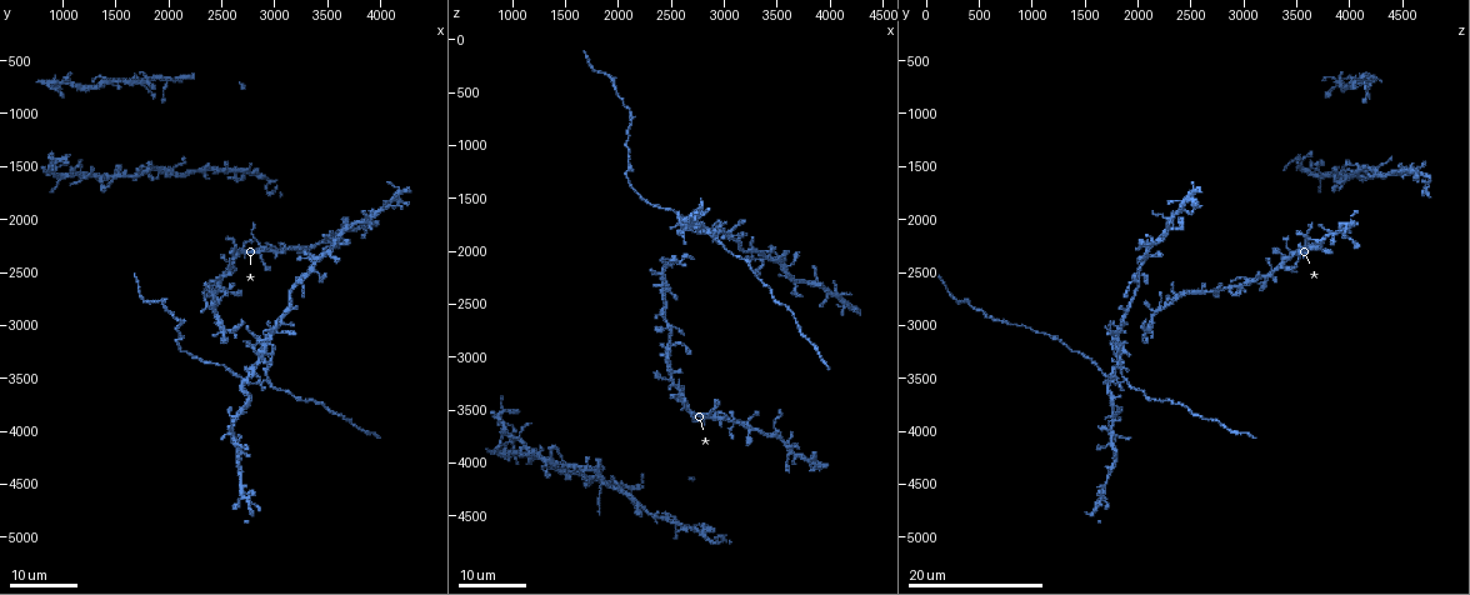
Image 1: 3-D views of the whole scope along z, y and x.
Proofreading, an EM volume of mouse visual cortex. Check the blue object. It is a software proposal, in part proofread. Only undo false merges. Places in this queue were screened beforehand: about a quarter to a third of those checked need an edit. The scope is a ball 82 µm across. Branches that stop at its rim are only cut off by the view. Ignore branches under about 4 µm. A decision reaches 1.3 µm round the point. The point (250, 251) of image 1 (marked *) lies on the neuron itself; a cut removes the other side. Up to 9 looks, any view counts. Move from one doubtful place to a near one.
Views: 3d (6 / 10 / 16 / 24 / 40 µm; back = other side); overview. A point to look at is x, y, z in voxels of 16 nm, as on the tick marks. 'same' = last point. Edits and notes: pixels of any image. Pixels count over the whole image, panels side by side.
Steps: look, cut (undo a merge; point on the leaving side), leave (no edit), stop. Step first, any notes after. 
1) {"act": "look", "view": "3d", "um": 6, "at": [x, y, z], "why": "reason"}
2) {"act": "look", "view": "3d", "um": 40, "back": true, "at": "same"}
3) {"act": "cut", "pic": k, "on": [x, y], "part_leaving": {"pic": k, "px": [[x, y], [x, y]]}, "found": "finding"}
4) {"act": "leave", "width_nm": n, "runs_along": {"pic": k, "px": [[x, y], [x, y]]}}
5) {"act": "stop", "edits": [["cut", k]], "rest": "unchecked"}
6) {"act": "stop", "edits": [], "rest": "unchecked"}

{"act": "look", "view": "3d", "um": 16, "at": [2800, 2180, 3600], "why": "three arms meet"}

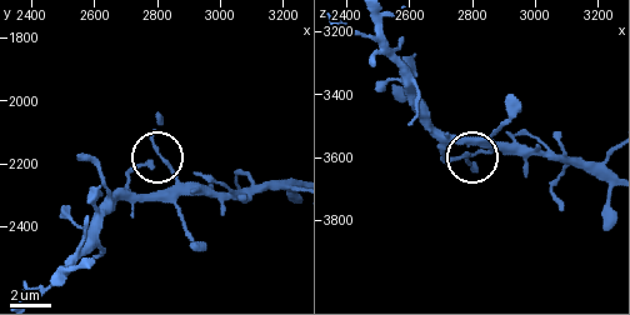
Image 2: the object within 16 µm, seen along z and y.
{"act": "look", "view": "3d", "um": 10, "at": "same"}

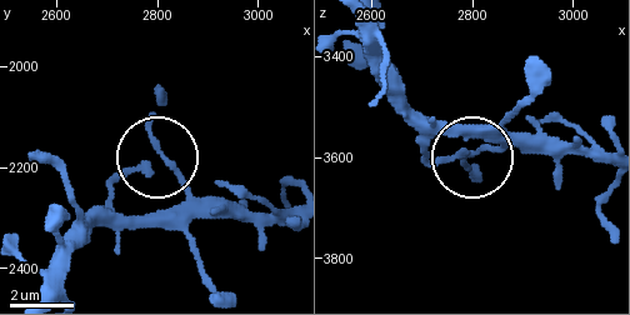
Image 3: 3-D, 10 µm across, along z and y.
{"act": "leave", "side_arm_um": 62, "arms": 3, "found": "one neuron here"}

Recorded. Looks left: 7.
{"act": "look", "view": "3d", "um": 16, "at": [2960, 3120, 1780], "why": "three arms meet"}

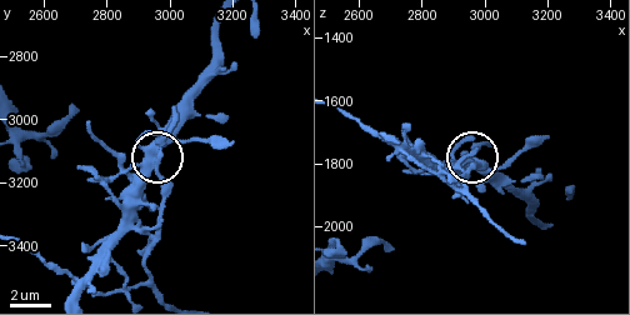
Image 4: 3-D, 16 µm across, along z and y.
{"act": "look", "view": "3d", "um": 6, "at": "same", "why": "closer look"}

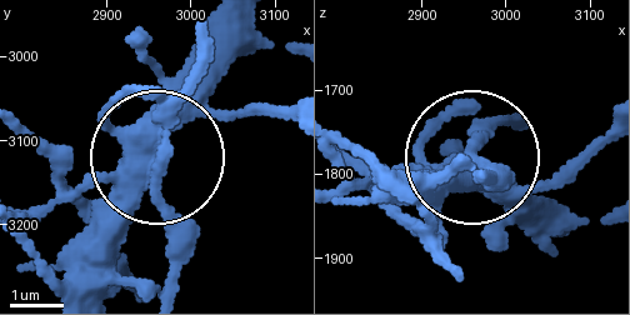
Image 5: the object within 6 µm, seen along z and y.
{"act": "leave", "side_arm_um": 37, "found": "all the same neuron"}

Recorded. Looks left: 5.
{"act": "look", "view": "3d", "um": 24, "at": [1920, 1540, 4200], "why": "arms part here"}

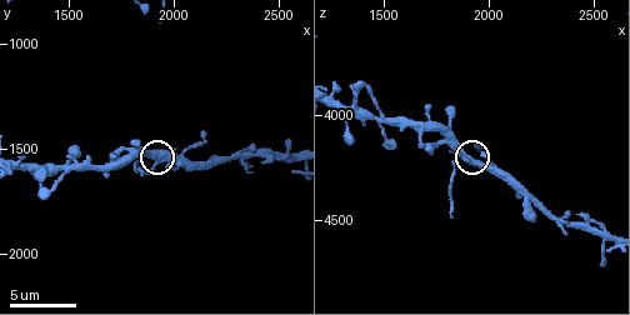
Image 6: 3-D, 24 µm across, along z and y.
{"act": "look", "view": "3d", "um": 6, "at": "same", "why": "closer look"}

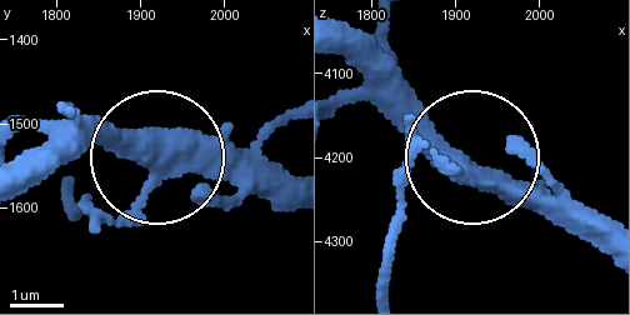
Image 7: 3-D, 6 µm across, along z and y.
{"act": "leave", "width_nm": 310, "runs_along": {"pic": 7, "px": [[605, 254], [475, 165], [394, 169]]}, "found": "one neuron here"}

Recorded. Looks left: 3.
{"act": "look", "view": "3d", "um": 24, "at": [2720, 3520, 1700]}

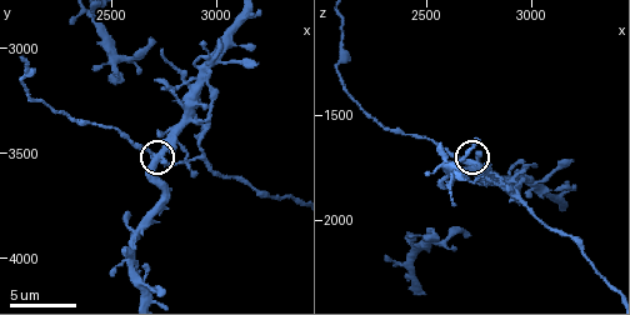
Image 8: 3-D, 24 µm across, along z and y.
{"act": "look", "view": "3d", "um": 10, "at": "same"}

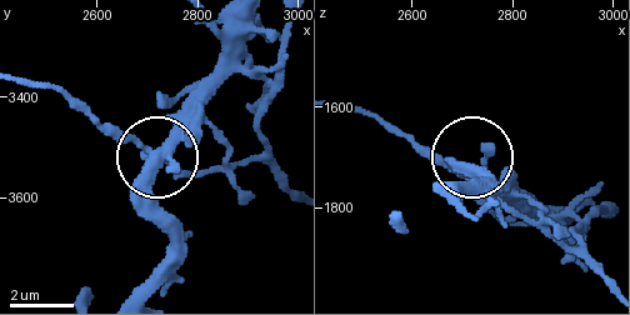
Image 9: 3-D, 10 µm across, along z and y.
{"act": "leave", "found": "all the same neuron"}

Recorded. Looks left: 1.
{"act": "stop", "edits": [], "rest": "unchecked"}

